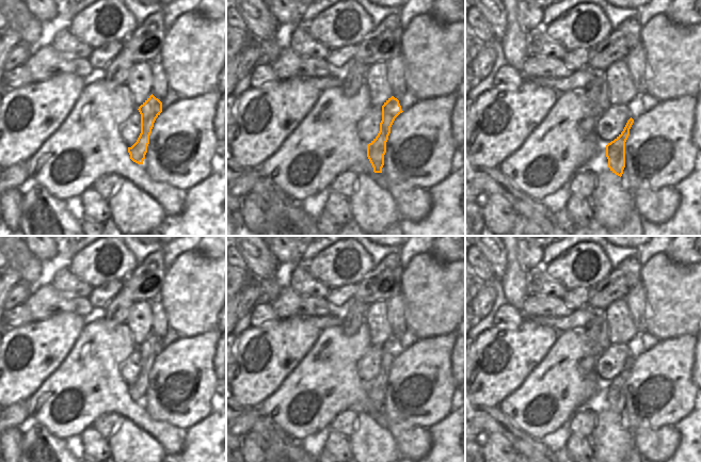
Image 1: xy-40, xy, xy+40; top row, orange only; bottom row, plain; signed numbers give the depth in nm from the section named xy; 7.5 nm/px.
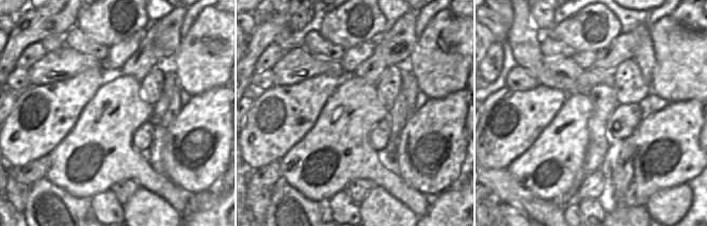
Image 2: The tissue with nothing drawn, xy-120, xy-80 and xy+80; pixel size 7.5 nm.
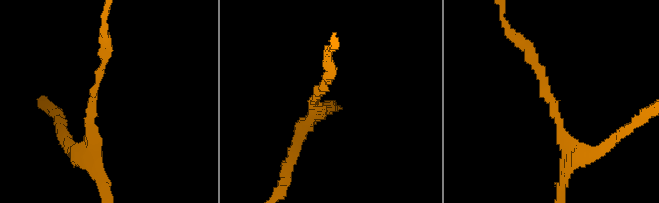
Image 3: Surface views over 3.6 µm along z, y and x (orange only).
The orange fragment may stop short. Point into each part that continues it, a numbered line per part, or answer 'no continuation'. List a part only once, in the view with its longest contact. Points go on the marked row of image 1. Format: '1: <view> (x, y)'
1: xy (419, 149)

